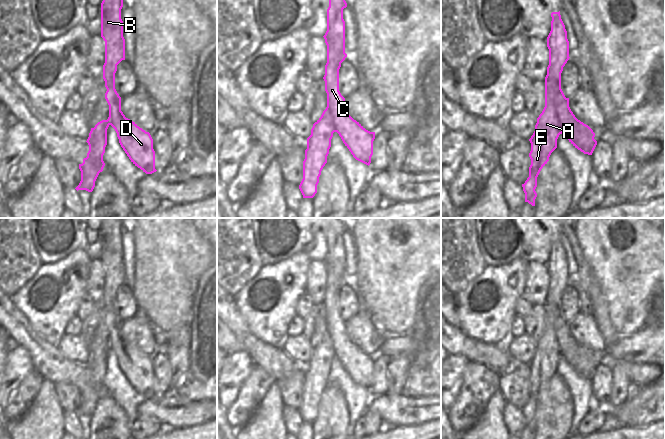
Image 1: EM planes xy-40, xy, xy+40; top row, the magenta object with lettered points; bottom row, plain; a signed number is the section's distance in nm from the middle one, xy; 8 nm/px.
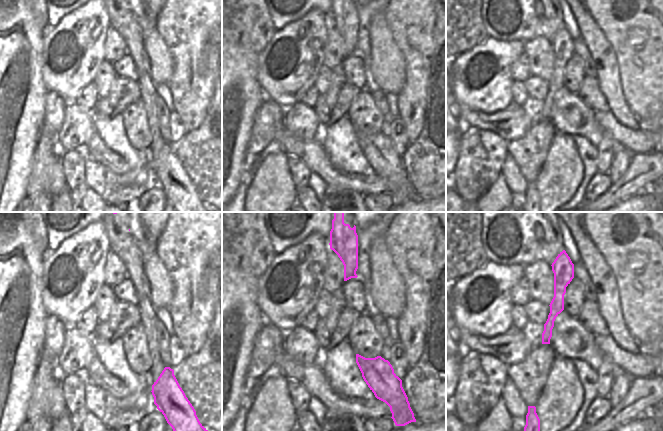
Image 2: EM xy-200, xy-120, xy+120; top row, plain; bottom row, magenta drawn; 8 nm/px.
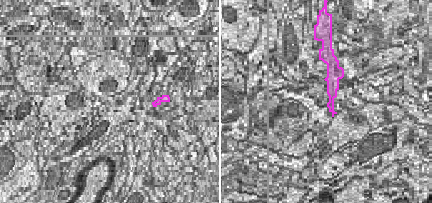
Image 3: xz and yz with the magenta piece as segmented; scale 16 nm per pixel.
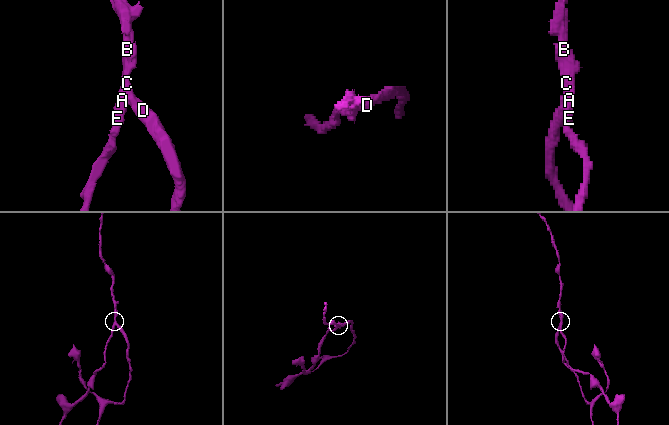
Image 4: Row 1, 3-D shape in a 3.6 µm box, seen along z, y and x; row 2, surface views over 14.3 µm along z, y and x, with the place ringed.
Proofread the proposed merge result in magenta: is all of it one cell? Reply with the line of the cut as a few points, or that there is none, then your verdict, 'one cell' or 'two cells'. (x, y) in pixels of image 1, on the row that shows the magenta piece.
cut xy+40 (541, 113), (545, 114), (550, 110), (555, 110), (562, 132); two cells

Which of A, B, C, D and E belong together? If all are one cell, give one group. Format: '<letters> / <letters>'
A E / B C D

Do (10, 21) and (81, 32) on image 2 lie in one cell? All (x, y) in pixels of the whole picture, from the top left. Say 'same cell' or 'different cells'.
different cells

